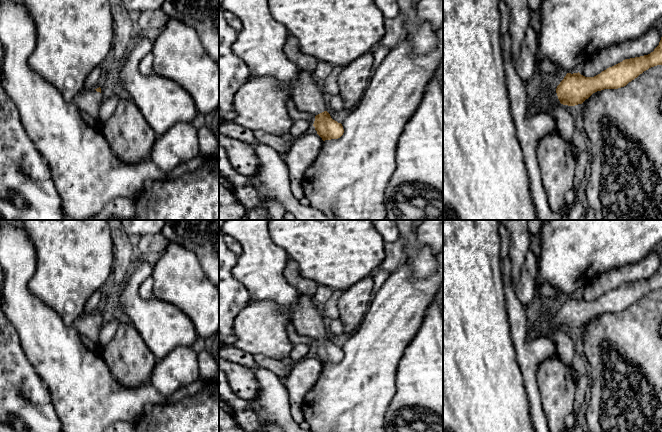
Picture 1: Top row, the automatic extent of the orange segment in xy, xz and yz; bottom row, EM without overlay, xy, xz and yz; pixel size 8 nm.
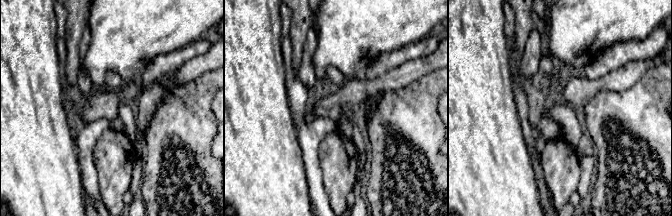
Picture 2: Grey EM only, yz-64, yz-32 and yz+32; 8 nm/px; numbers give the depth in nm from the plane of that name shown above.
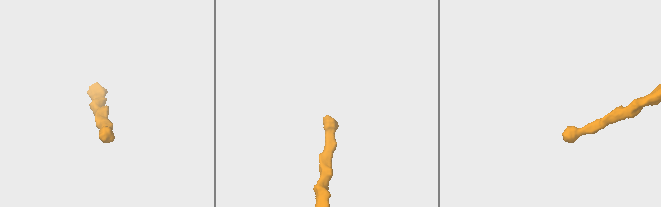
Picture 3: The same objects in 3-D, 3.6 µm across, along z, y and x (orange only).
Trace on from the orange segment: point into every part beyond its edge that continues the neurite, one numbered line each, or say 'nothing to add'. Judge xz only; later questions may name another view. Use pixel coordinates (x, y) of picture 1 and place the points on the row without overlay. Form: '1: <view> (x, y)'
1: xz (308, 320)

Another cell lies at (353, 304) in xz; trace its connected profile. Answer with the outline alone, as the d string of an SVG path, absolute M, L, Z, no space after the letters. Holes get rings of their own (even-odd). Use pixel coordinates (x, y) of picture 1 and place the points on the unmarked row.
M367 276L342 291L337 302L344 333L354 333L362 323L373 298L373 276Z

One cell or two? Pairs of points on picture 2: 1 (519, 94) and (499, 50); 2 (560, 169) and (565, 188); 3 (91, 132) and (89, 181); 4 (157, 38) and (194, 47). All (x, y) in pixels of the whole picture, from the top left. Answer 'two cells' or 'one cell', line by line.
1: two cells
2: one cell
3: one cell
4: two cells

